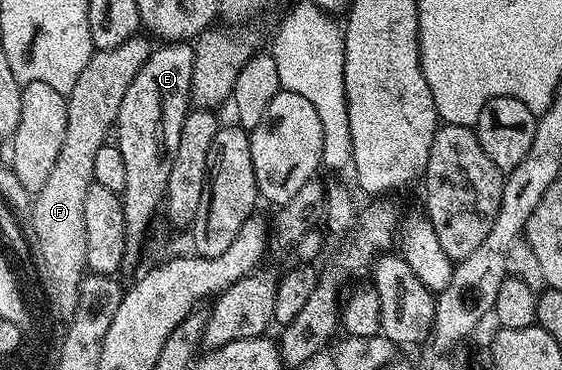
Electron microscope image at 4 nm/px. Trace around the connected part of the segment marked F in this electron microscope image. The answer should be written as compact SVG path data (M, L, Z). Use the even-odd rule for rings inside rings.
M137 36L118 44L118 48L96 50L92 59L82 68L74 88L66 96L68 115L66 116L66 136L58 152L58 161L46 179L46 184L34 195L30 209L36 213L34 238L41 249L42 264L35 267L38 282L47 282L48 294L58 300L58 312L65 316L76 313L80 299L80 286L84 283L88 261L86 260L86 224L82 221L82 211L86 205L86 192L92 185L94 176L94 155L109 141L113 133L118 108L126 96L126 88L138 76L138 68L146 64L150 53L149 39Z

